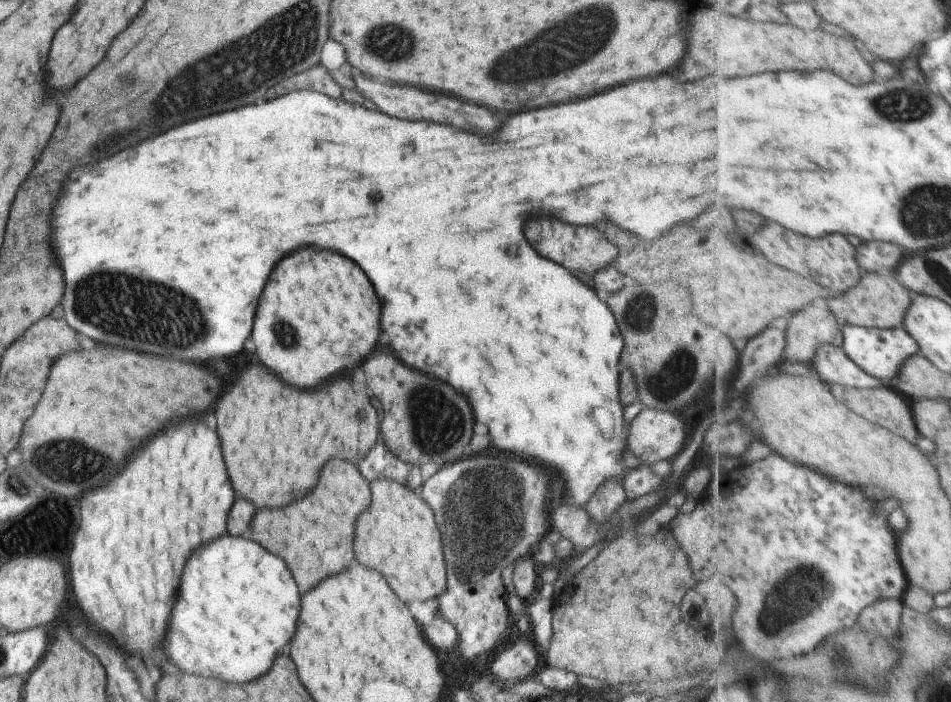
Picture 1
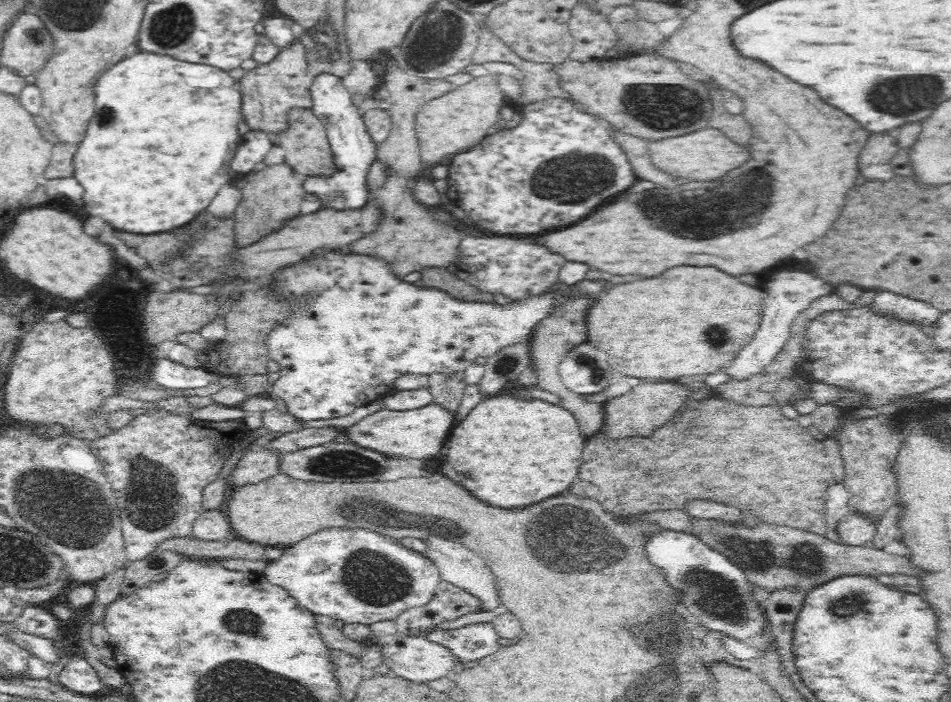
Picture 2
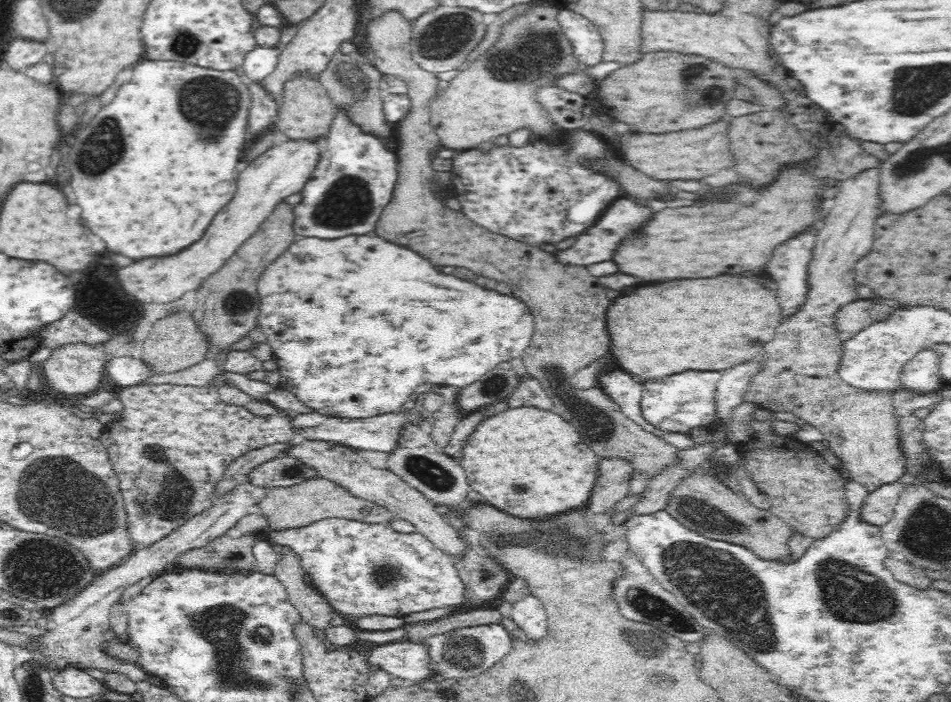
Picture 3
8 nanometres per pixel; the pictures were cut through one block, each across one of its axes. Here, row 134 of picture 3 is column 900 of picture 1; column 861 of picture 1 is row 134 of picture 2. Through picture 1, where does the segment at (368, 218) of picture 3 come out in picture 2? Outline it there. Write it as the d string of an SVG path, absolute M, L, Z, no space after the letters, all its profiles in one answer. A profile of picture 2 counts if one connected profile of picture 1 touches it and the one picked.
M320 72L314 76L310 85L310 96L313 100L313 113L322 121L330 143L334 164L337 171L329 177L312 177L312 170L305 175L304 188L316 194L324 208L336 210L356 209L366 205L370 197L366 189L366 172L376 160L377 144L366 133L364 119L359 109L352 103L351 94L344 89L344 79L339 76Z

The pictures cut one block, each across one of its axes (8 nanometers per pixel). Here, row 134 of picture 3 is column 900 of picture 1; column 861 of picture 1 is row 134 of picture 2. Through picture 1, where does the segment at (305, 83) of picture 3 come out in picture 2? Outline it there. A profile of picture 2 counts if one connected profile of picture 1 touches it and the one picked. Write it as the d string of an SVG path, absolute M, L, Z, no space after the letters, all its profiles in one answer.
M295 108L292 110L289 116L288 128L283 133L276 135L274 144L287 150L285 152L286 163L291 165L293 169L308 171L308 177L310 170L312 170L312 177L329 177L337 171L337 166L334 164L333 152L327 139L326 129L322 121L313 113L313 108Z

